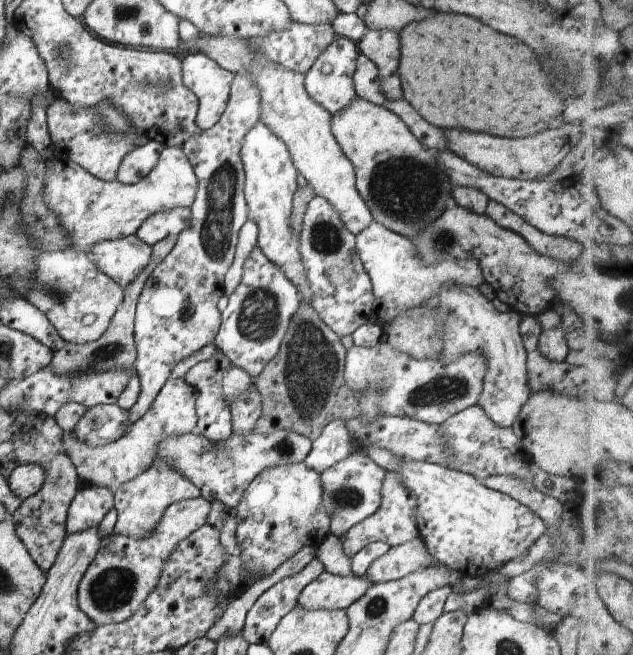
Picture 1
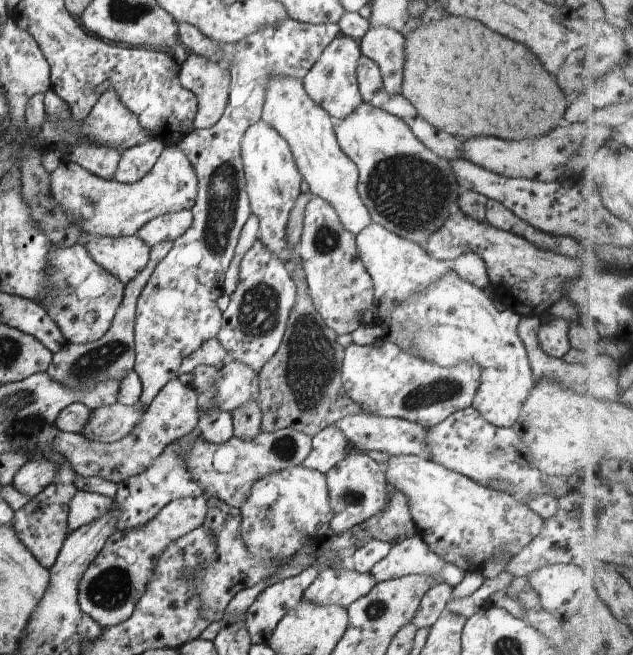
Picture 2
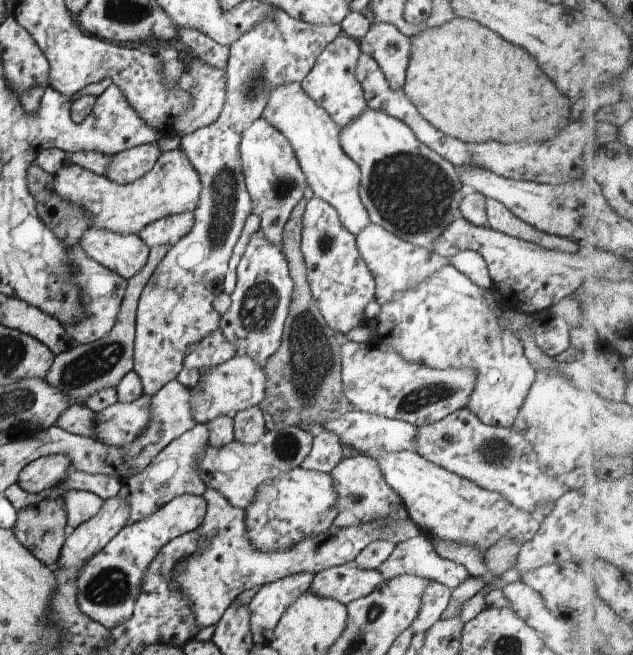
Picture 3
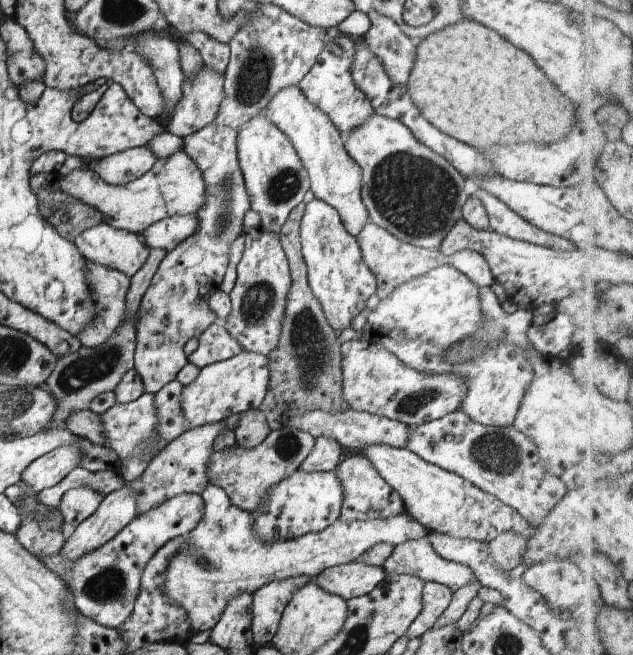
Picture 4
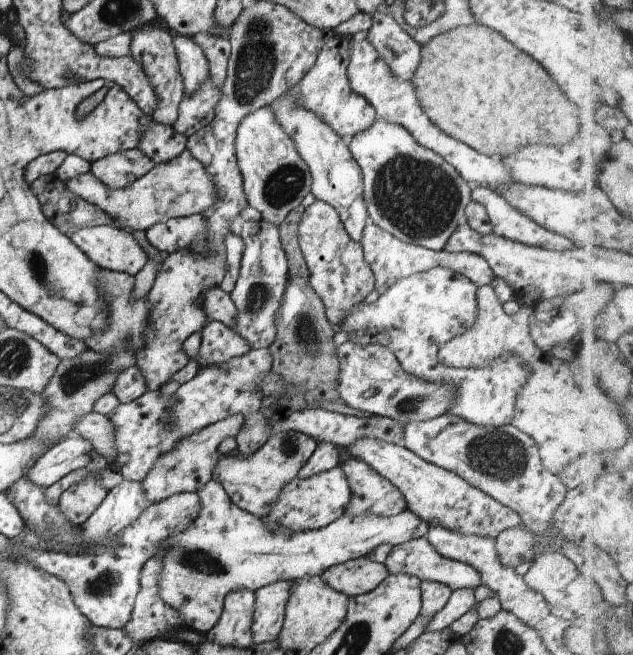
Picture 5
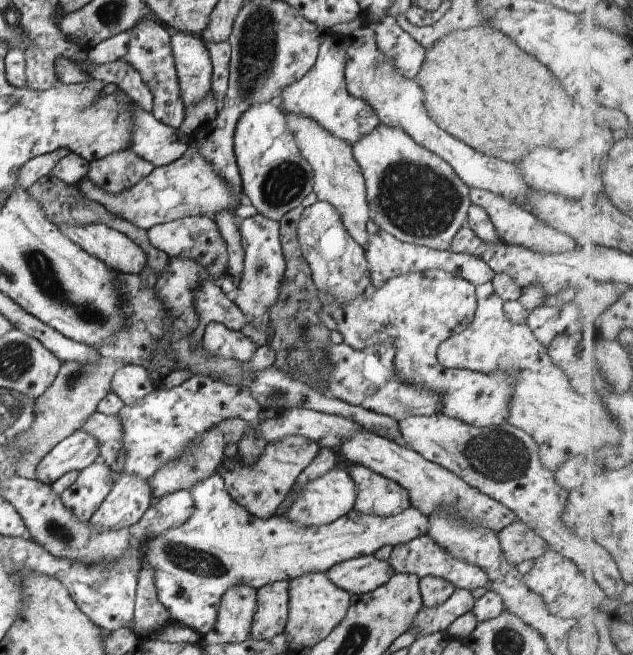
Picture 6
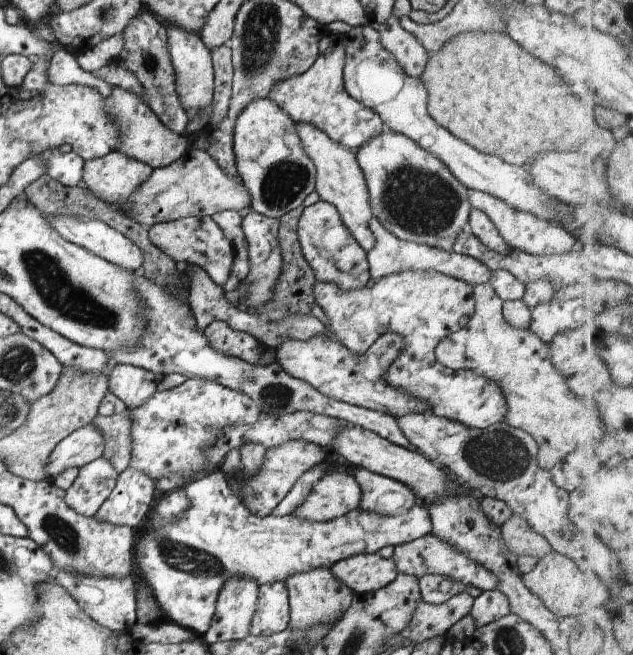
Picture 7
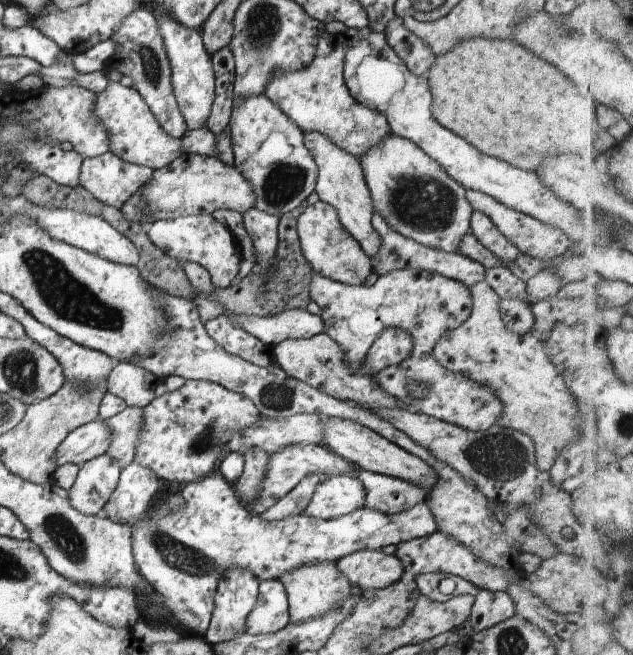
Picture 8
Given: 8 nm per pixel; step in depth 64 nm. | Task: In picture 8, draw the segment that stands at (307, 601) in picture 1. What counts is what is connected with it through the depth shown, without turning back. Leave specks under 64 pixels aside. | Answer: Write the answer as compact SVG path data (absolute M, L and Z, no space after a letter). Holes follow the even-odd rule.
M383 549L356 551L336 563L349 583L362 591L386 588L398 582L404 573L398 557L388 556Z

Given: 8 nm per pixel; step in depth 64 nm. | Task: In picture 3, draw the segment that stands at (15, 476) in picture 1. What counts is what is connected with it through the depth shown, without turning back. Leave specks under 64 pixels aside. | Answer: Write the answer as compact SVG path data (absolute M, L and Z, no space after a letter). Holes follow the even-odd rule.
M46 455L27 464L20 471L17 483L22 490L37 495L56 486L71 469L71 460L66 455Z

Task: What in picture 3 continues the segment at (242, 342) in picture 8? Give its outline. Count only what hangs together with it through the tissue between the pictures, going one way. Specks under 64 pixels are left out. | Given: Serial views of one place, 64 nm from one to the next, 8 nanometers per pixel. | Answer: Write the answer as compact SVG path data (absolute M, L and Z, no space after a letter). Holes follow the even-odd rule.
M218 329L205 336L183 360L184 368L210 369L236 356L236 349Z

